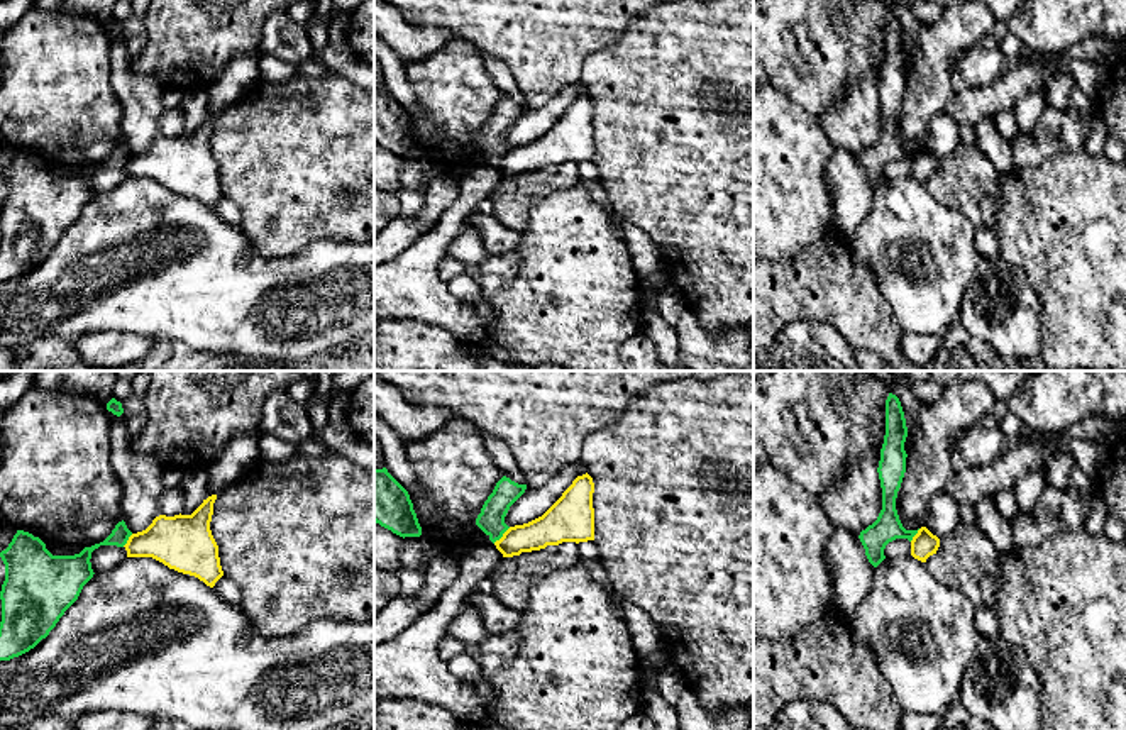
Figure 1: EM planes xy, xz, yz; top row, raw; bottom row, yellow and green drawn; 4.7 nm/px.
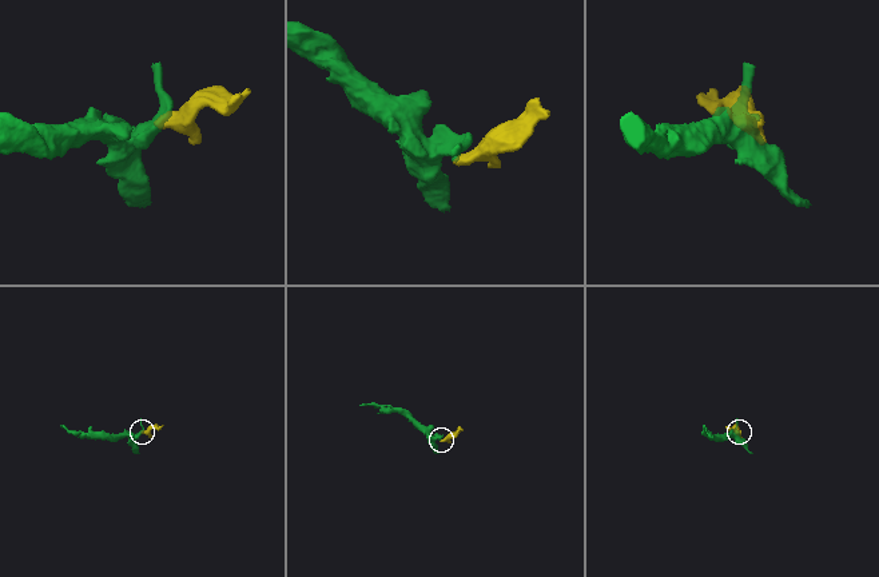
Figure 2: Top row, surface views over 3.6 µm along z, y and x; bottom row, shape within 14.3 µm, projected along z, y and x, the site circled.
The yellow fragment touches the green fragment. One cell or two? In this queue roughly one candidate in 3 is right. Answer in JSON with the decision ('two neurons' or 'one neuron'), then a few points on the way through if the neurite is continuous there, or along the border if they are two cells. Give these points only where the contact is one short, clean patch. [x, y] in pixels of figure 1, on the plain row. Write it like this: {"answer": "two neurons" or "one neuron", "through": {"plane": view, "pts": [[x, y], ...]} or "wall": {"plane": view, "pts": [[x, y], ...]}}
{"answer": "two neurons", "wall": {"plane": "xz", "pts": [[510, 148], [493, 163]]}}

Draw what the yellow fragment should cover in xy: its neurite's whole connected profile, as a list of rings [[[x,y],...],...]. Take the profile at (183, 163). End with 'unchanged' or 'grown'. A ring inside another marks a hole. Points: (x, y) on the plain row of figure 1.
[[[217,115],[208,117],[191,135],[156,137],[146,151],[132,154],[124,168],[127,178],[152,178],[169,190],[198,198],[227,224],[239,227],[242,220],[240,210],[224,195],[218,166],[210,151],[215,120]]]; grown

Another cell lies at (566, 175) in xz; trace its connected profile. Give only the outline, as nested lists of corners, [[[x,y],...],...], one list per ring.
[[[562,163],[513,178],[501,178],[489,200],[494,205],[494,215],[503,225],[523,232],[528,225],[528,205],[537,195],[566,190],[577,183],[581,183],[577,164]]]

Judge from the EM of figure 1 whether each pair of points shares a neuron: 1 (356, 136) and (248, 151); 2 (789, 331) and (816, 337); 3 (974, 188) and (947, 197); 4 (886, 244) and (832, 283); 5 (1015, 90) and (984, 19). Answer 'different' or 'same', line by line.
1: same
2: same
3: same
4: different
5: different

